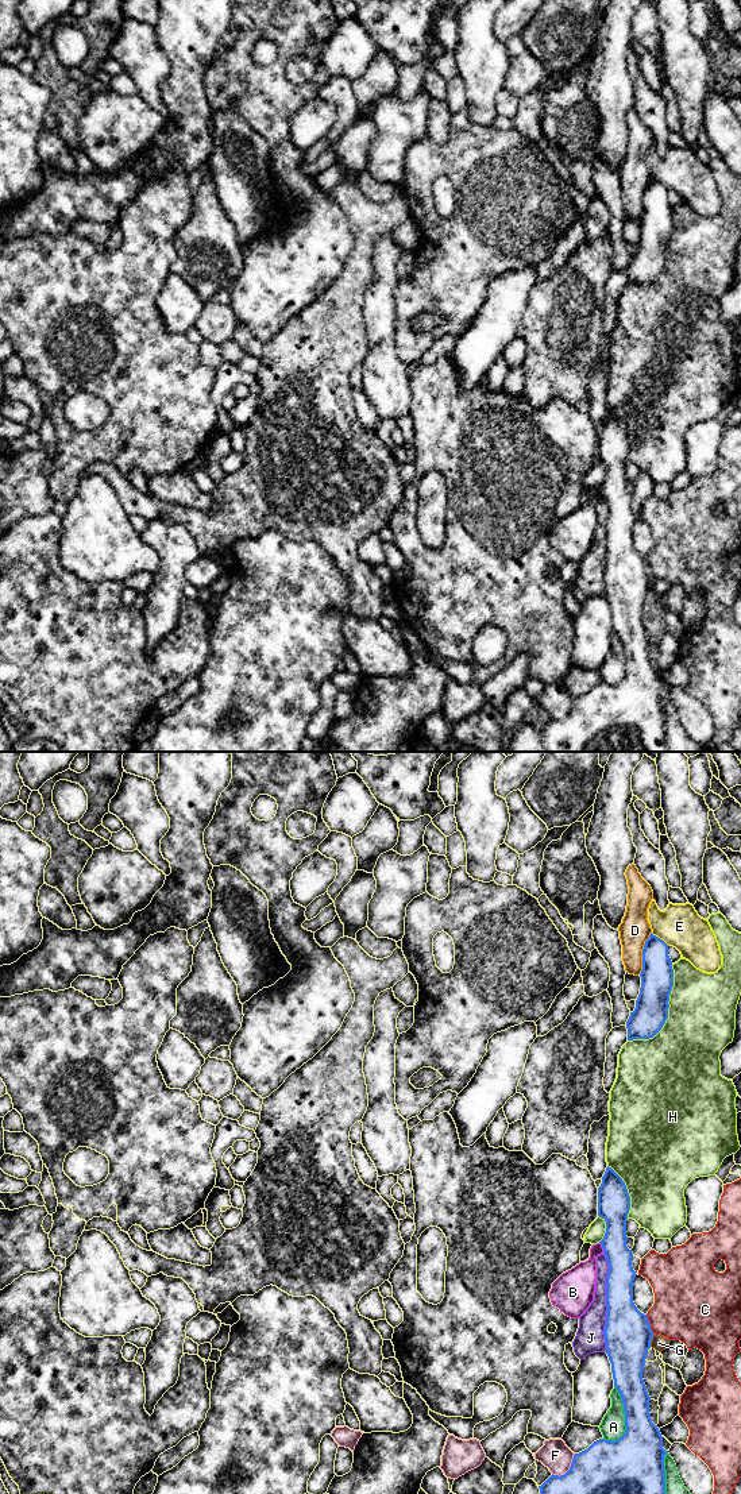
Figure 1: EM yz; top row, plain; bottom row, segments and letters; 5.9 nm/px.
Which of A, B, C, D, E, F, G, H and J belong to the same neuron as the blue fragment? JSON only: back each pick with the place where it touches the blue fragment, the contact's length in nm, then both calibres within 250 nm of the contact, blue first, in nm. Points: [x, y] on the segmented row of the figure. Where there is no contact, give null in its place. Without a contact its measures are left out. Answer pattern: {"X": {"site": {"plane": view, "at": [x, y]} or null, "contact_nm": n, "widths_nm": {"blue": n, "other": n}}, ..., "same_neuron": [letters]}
{"same_neuron": []}

